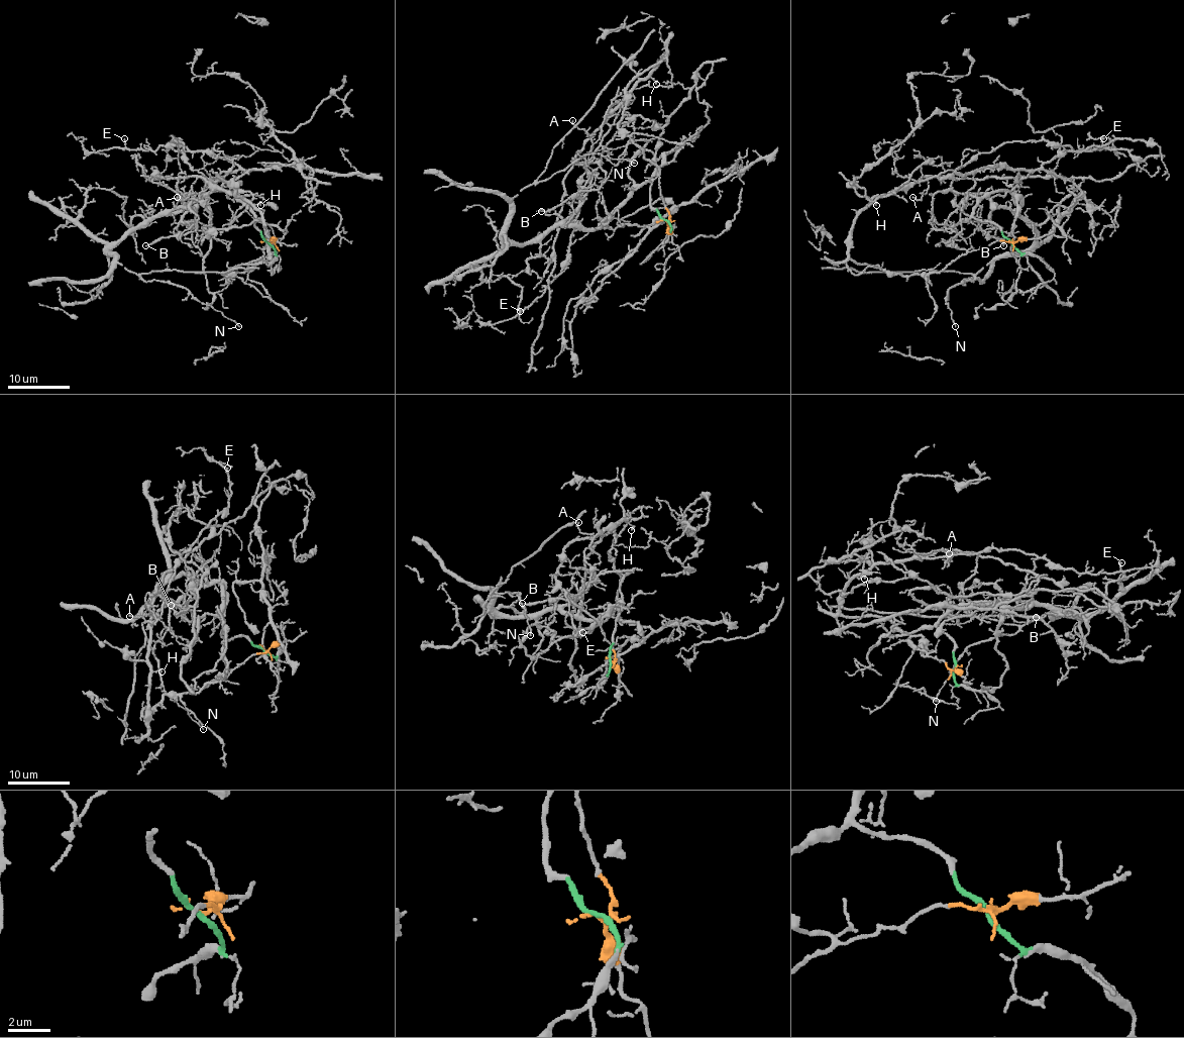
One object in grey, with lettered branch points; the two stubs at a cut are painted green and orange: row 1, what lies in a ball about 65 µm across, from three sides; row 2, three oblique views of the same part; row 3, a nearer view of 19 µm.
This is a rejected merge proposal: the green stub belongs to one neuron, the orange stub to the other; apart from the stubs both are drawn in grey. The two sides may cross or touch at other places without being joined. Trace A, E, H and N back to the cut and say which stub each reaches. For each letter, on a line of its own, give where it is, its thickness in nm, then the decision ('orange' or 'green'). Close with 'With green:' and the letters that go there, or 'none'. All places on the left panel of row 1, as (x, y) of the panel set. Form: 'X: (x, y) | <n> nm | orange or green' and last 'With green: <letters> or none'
A: (177, 197) | 110 nm | orange
E: (124, 138) | 130 nm | orange
H: (260, 205) | 160 nm | orange
N: (238, 326) | 100 nm | green
With green: N

